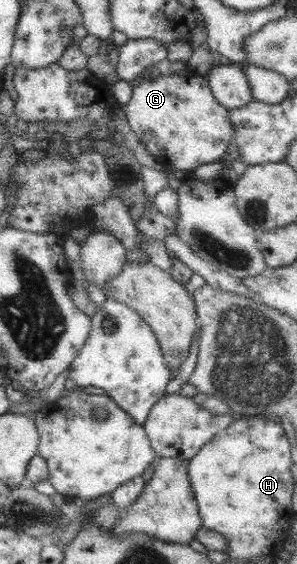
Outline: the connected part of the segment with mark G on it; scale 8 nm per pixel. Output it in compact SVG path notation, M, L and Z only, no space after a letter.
M189 65L184 72L169 74L158 78L145 76L141 84L134 88L131 101L124 106L125 113L133 131L140 141L164 168L195 171L205 164L212 164L227 159L228 146L236 139L233 126L233 115L223 106L214 95L209 79L197 74Z

